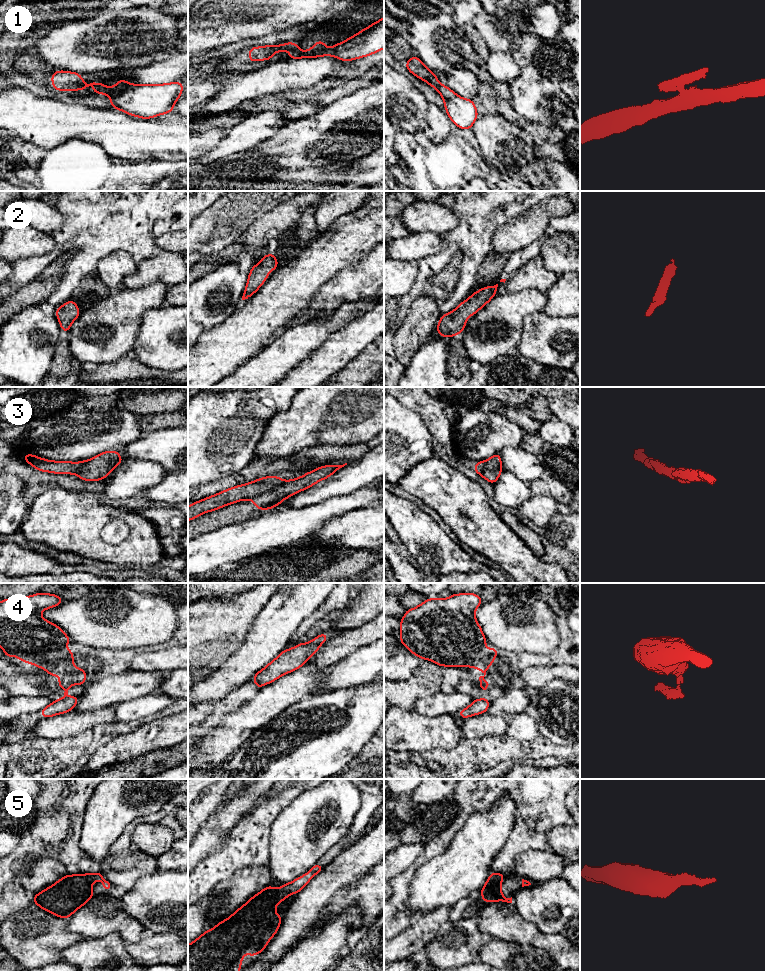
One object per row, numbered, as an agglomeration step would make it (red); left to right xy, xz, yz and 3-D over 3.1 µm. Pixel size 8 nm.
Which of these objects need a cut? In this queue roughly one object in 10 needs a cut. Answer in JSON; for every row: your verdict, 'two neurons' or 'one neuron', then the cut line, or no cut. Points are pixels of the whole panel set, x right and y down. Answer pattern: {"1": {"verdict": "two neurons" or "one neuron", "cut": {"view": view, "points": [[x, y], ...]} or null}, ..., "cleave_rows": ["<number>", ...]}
{"1": {"verdict": "two neurons", "cut": {"view": "xy", "points": [[103, 84], [94, 86]]}}, "2": {"verdict": "one neuron", "cut": null}, "3": {"verdict": "two neurons", "cut": {"view": "xz", "points": [[285, 481], [251, 498]]}}, "4": {"verdict": "two neurons", "cut": {"view": "xz", "points": [[253, 679], [256, 683], [262, 685]]}}, "5": {"verdict": "one neuron", "cut": null}, "cleave_rows": ["1", "3", "4"]}

